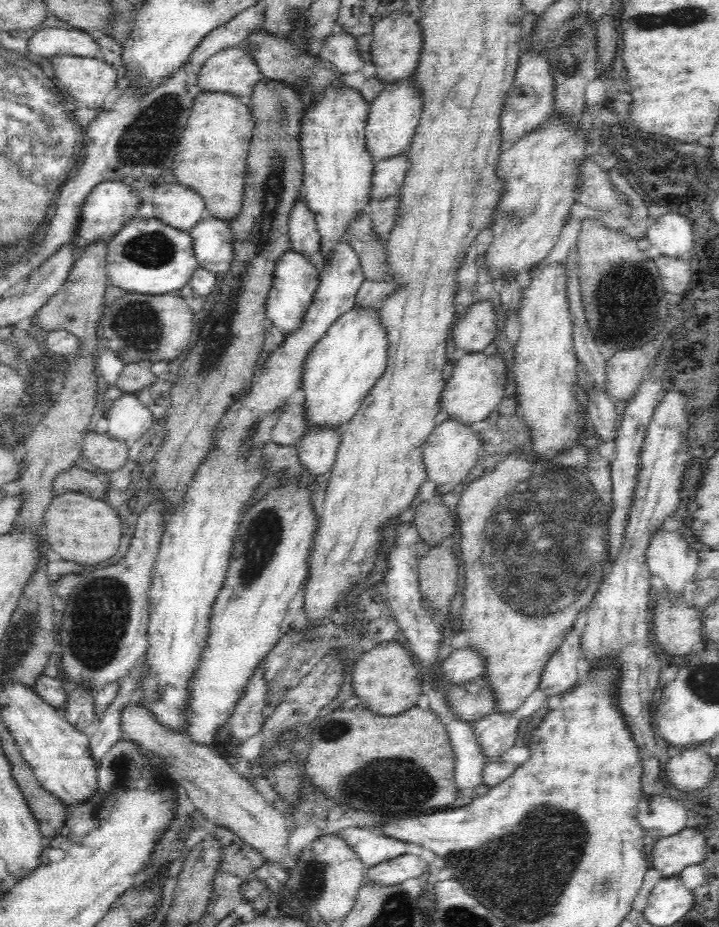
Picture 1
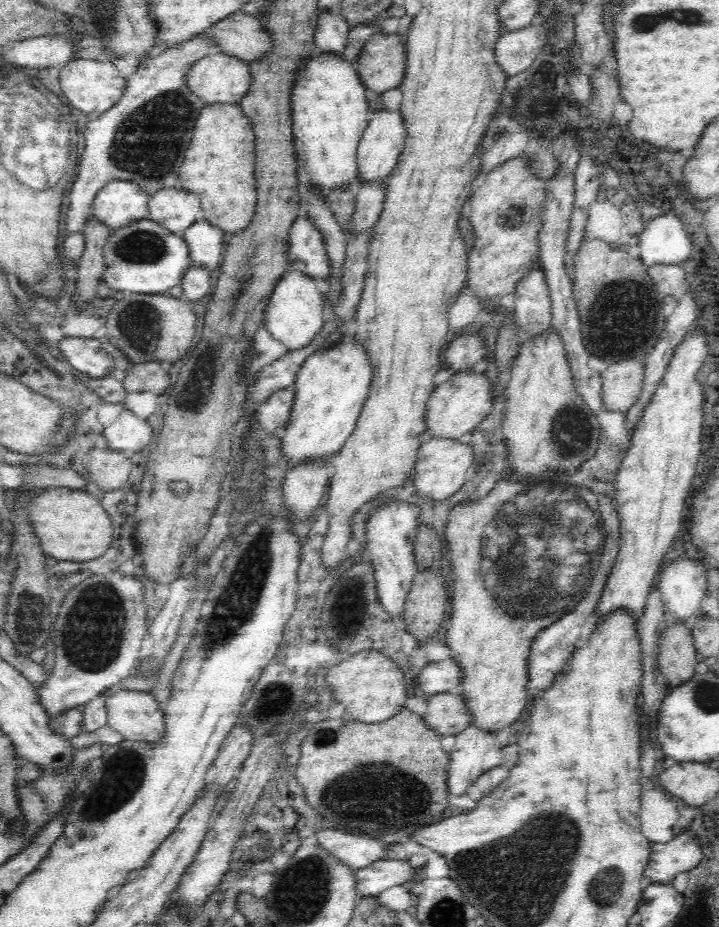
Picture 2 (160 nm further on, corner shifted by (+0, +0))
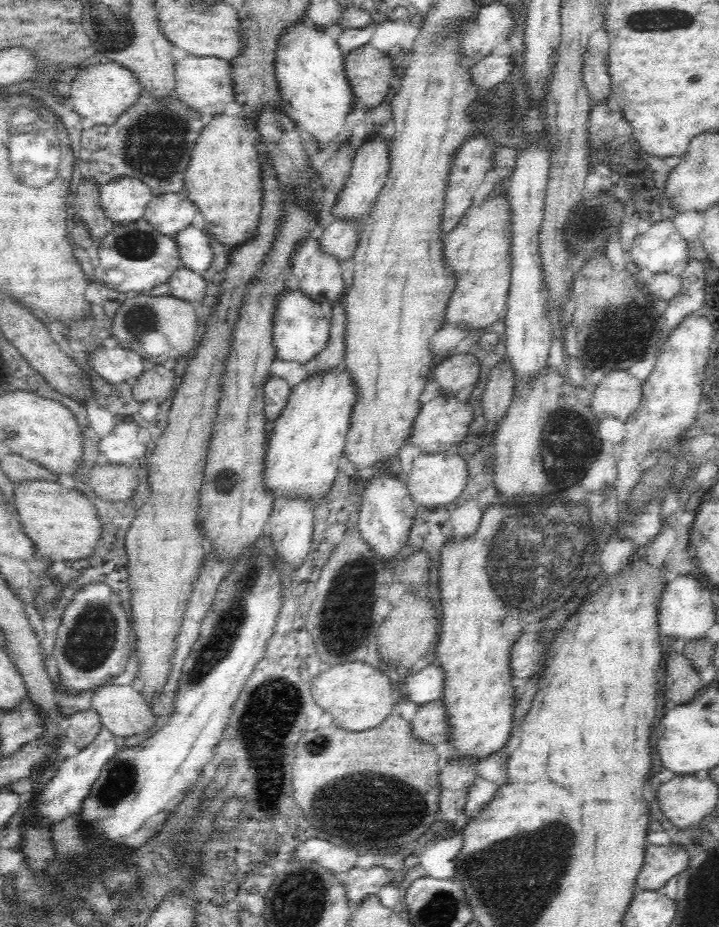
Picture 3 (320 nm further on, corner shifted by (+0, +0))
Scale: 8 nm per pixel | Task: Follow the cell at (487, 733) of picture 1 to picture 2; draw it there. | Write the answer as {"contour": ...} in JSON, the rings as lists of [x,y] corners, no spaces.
{"contour":[[[468,725],[460,734],[455,736],[455,744],[448,753],[448,778],[446,778],[446,789],[450,799],[462,796],[468,787],[491,768],[500,765],[503,744],[496,738],[492,731],[482,731],[472,725]]]}

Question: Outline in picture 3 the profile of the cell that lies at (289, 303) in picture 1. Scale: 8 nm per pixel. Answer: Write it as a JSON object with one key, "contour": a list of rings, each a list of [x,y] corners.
{"contour":[[[288,289],[277,304],[273,320],[273,345],[275,358],[284,362],[295,362],[300,367],[322,354],[328,346],[331,321],[324,317],[320,305],[300,291]]]}

